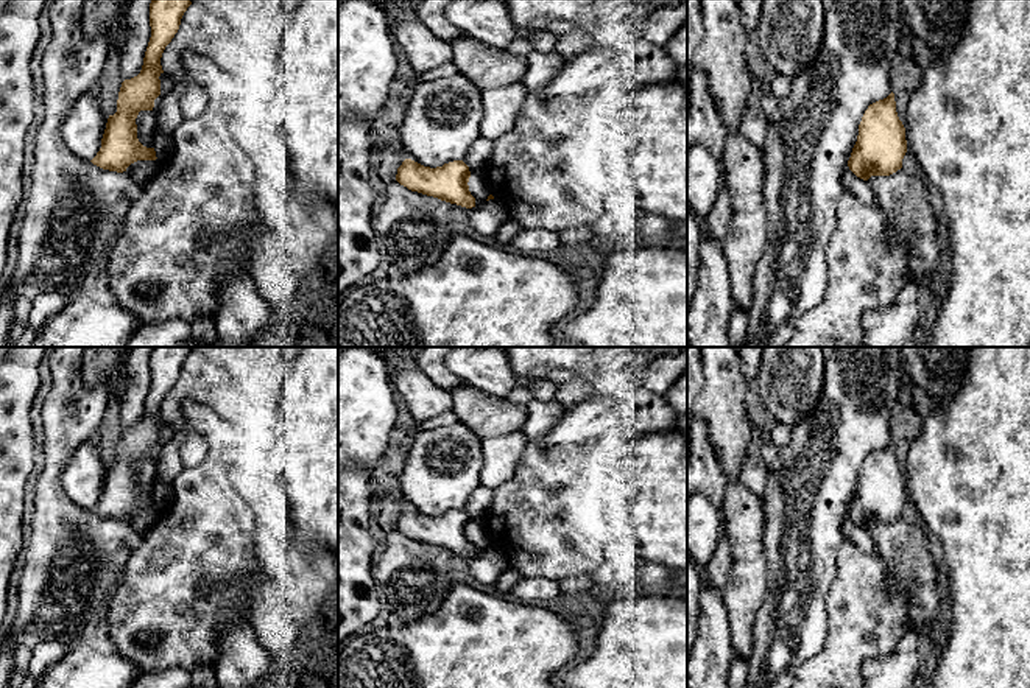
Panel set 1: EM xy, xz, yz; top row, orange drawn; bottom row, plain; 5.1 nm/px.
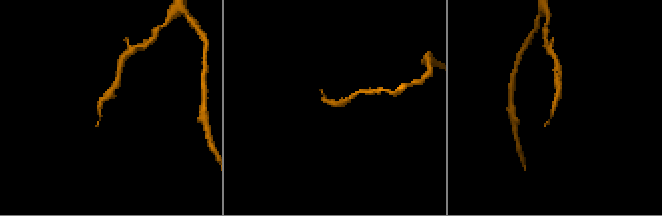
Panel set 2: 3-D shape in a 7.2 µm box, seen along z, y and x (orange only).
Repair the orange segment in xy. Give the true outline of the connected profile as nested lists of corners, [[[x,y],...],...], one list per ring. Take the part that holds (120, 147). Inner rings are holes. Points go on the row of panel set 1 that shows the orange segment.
[[[151,0],[151,37],[142,70],[137,76],[122,82],[117,112],[108,118],[101,148],[90,160],[93,165],[123,173],[137,160],[157,159],[154,148],[146,148],[139,142],[136,118],[140,111],[153,111],[154,100],[160,95],[159,76],[164,73],[160,58],[190,5],[190,0]]]

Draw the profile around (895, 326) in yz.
[[[898,170],[868,179],[888,218],[887,240],[908,247],[908,280],[898,299],[863,314],[865,347],[915,347],[919,321],[930,308],[940,265],[938,219],[927,187]]]

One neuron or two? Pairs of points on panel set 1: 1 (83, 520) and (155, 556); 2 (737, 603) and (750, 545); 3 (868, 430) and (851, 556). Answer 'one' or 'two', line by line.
1: two
2: one
3: two

